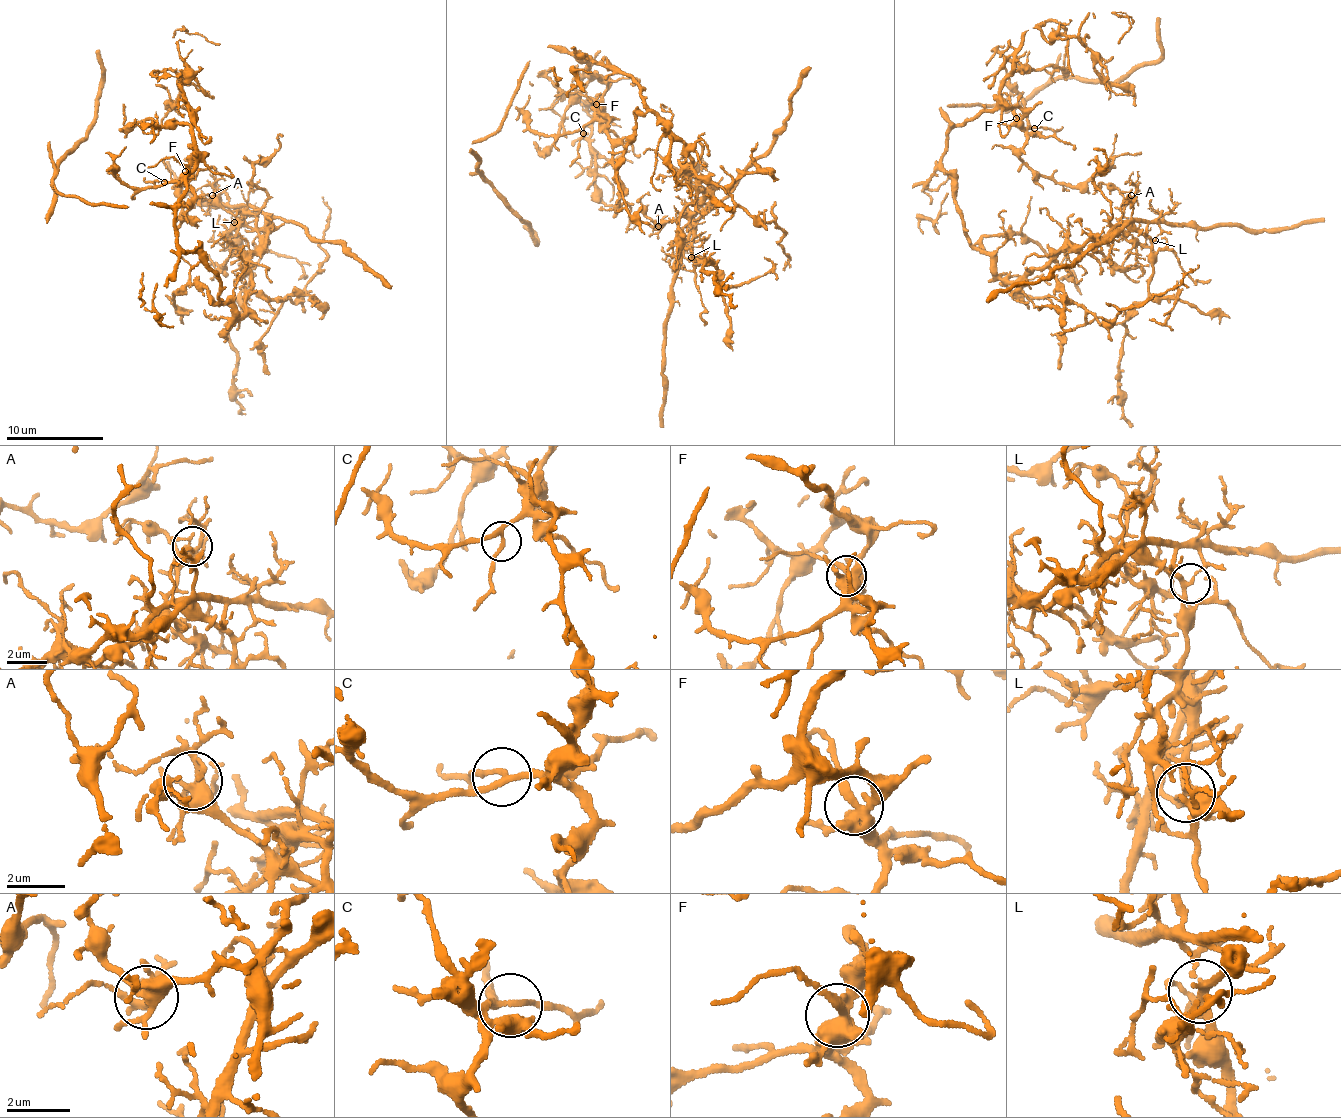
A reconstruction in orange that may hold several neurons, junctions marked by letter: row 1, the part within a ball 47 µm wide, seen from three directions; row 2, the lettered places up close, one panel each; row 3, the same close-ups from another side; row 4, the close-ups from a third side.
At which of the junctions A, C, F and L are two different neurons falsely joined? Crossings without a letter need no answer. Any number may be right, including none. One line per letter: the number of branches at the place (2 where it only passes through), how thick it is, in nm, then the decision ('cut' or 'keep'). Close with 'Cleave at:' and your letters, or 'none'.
A: 7 | 340 nm | keep
C: 3 | 190 nm | keep
F: 3 | 440 nm | keep
L: 4 | 220 nm | cut
Cleave at: L

